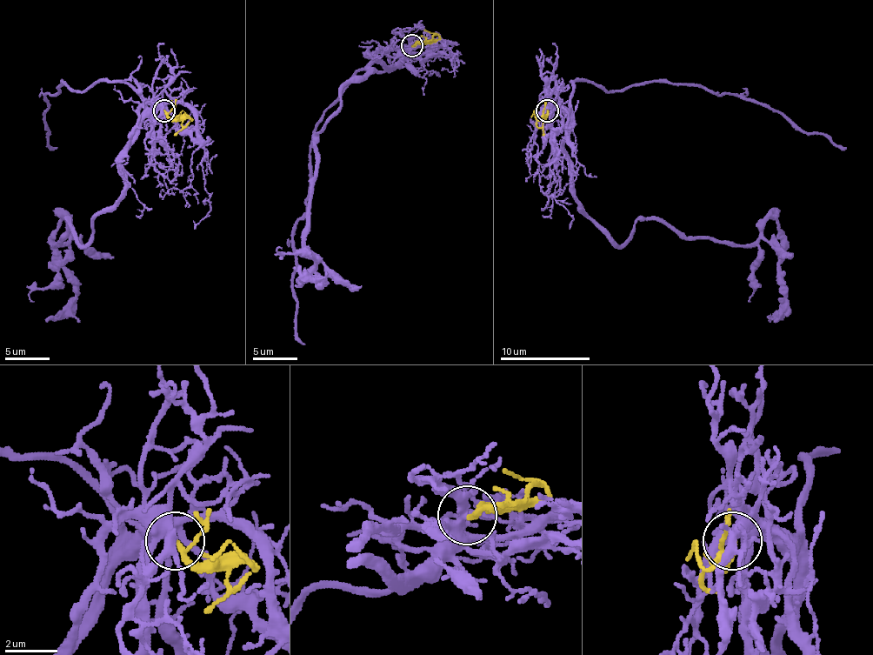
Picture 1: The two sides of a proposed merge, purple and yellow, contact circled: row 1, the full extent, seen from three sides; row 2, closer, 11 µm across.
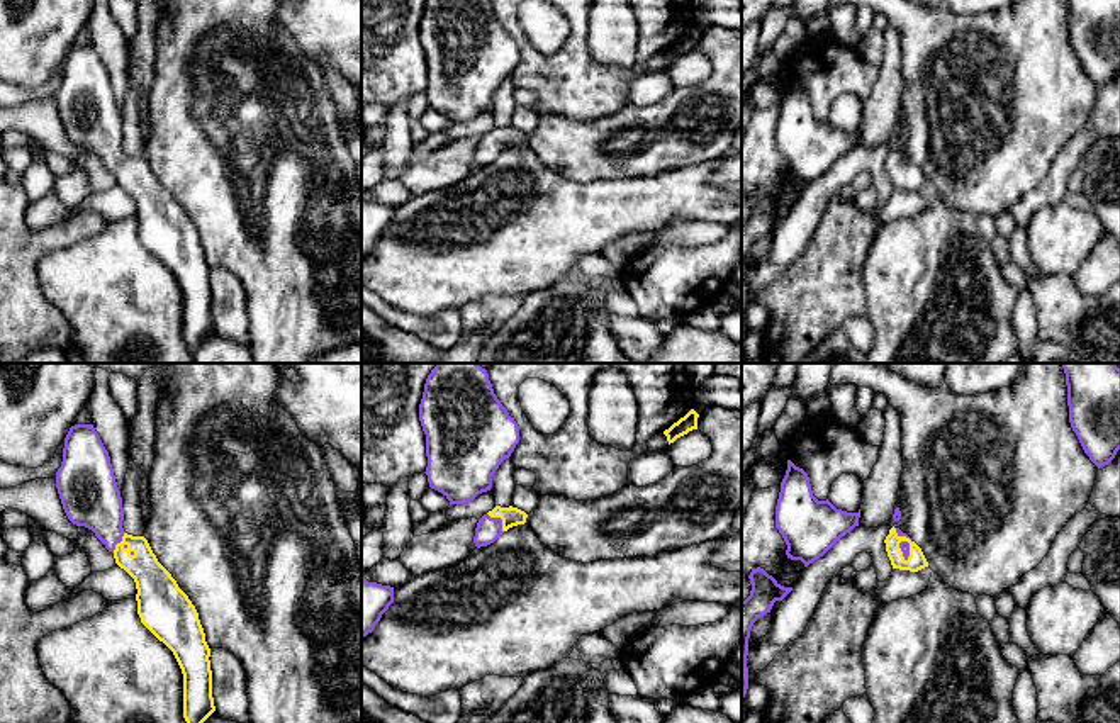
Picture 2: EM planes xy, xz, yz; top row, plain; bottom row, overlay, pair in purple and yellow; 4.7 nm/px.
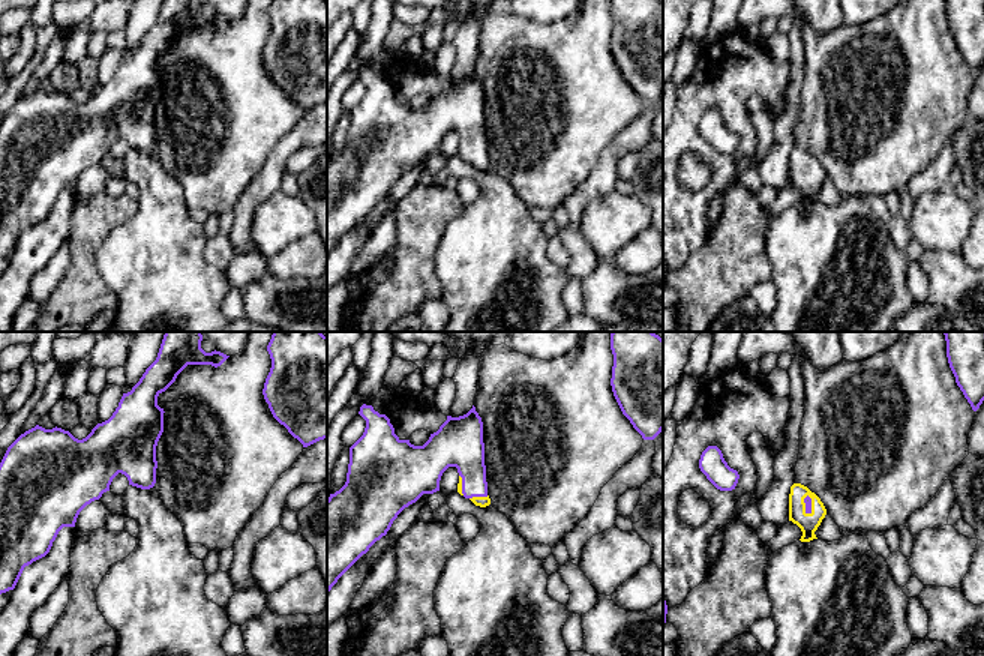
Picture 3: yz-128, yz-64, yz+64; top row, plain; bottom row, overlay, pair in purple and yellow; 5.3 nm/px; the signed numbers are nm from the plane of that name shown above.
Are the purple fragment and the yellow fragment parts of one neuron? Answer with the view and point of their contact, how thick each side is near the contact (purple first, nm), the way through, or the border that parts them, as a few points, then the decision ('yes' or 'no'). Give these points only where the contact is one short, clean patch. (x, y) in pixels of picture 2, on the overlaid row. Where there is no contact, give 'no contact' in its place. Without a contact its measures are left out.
contact xz (501, 520); calibres 120 and 100 nm; way xz (487, 530), (501, 520), (511, 516); yes

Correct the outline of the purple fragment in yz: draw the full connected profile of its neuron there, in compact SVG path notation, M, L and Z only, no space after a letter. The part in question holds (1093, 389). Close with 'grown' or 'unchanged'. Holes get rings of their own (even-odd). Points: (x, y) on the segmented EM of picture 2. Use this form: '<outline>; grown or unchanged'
M1062 363L1069 423L1084 453L1100 468L1120 450L1120 368L1115 363Z; unchanged

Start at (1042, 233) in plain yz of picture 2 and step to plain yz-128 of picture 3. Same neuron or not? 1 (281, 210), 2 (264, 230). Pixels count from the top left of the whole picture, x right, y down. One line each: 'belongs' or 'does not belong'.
1: belongs
2: belongs

